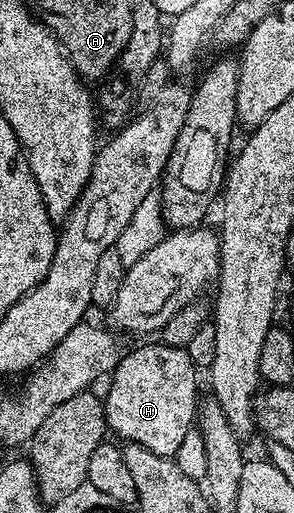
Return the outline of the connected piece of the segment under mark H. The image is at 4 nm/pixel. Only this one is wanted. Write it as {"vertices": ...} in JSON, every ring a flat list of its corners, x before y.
{"vertices":[[154,342,145,344,134,352,126,351,111,373,111,379,108,381,109,393,104,393,103,396,108,431,112,435,114,432,115,435,122,436,122,441,151,450,151,454,176,457,183,438,187,438,187,434,194,427,195,417,199,411,197,376,199,370,191,362,188,351,184,348]]}

